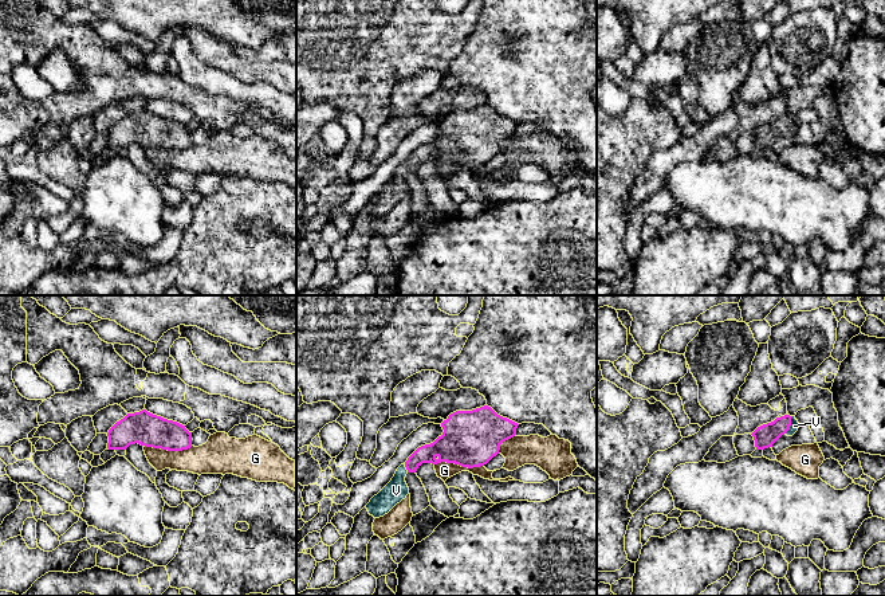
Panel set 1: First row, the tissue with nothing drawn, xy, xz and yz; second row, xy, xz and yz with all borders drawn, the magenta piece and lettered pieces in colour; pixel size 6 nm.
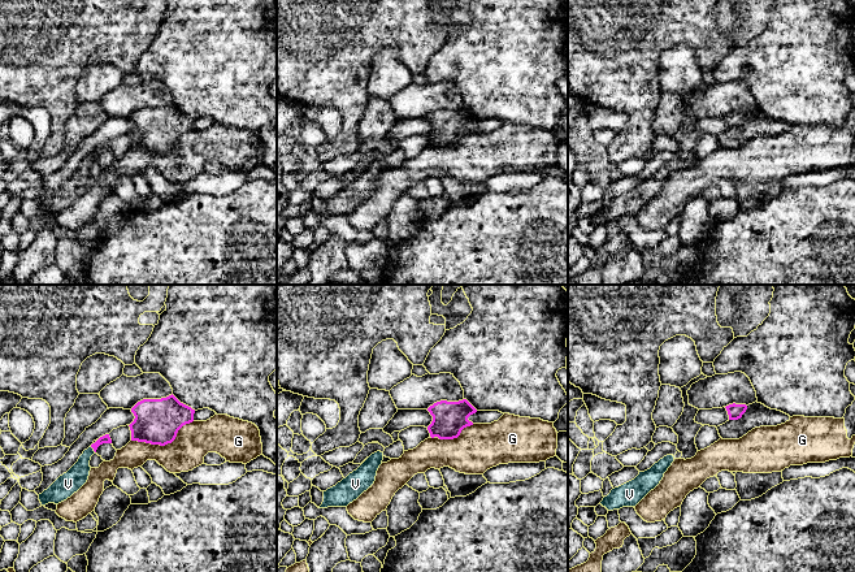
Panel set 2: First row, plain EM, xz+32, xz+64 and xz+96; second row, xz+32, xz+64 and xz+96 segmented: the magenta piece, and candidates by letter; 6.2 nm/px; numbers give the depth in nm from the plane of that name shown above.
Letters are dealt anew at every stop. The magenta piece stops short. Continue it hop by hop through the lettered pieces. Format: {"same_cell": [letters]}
{"same_cell": ["V"]}

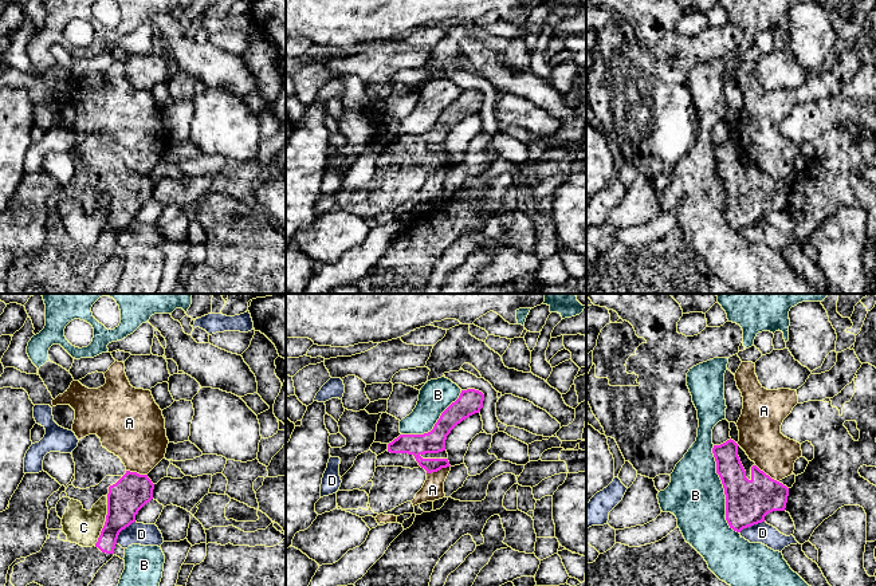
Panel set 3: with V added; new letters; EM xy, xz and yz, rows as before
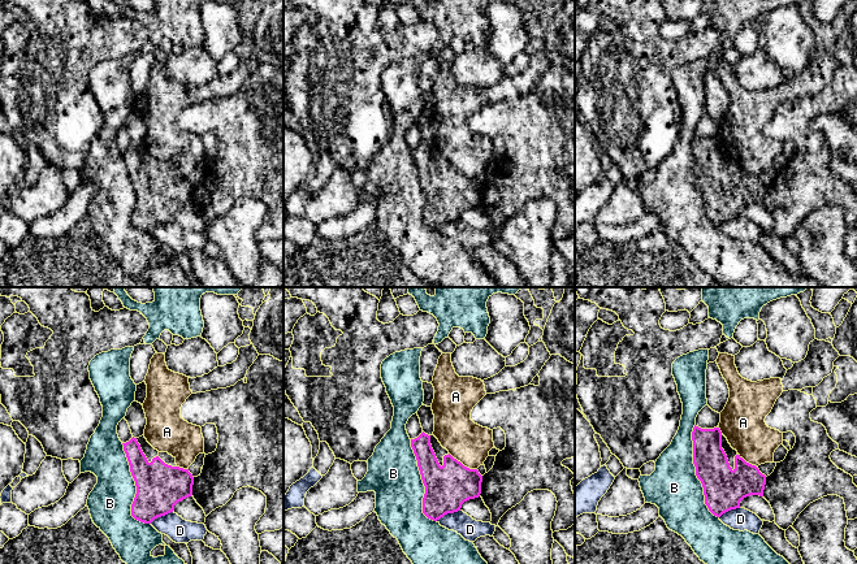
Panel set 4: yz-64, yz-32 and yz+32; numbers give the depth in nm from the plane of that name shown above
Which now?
{"same_cell": []}

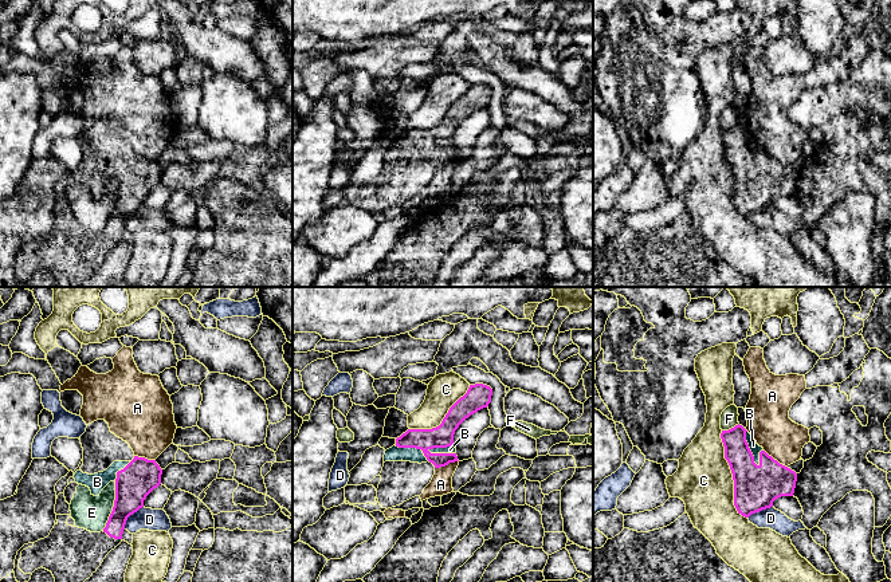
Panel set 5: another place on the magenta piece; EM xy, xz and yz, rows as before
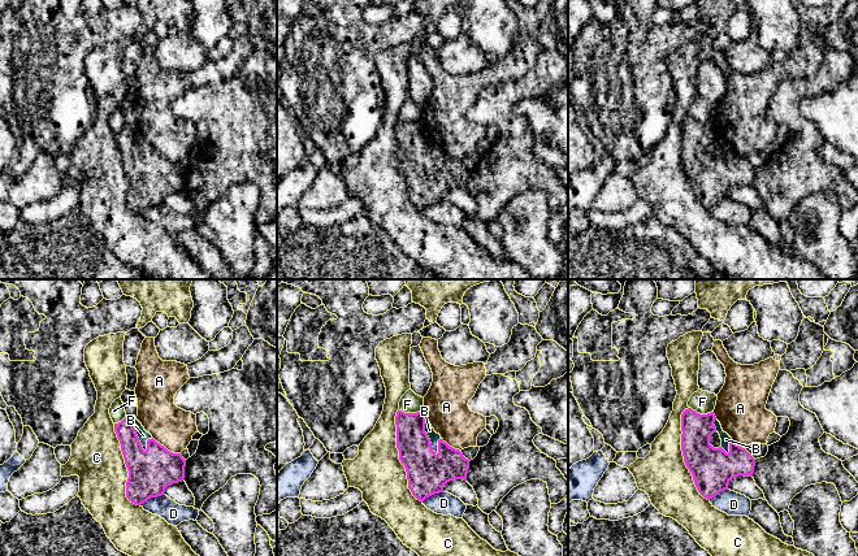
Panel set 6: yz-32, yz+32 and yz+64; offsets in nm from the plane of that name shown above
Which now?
{"same_cell": ["B"]}

